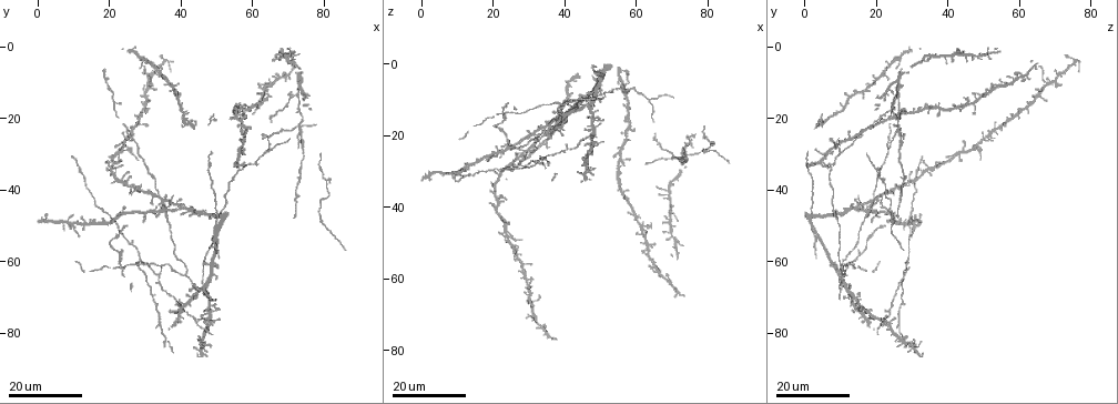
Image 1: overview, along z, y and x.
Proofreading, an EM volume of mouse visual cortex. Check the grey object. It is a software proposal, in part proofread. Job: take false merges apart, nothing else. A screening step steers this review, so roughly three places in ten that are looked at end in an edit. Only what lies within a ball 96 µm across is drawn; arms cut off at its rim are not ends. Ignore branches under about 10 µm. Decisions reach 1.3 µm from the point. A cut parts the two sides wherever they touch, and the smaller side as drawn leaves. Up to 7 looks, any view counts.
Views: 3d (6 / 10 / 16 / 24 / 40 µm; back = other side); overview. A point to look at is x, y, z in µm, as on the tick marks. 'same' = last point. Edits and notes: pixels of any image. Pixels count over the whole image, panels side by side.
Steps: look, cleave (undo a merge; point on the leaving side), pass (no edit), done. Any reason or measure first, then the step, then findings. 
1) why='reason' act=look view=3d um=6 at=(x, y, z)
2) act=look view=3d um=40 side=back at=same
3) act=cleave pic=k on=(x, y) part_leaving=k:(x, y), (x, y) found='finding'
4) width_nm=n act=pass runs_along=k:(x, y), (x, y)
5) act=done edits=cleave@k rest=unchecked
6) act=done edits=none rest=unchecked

why='two arms in line, one across' act=look view=3d um=16 at=(34.0, 42.0, 19.5)

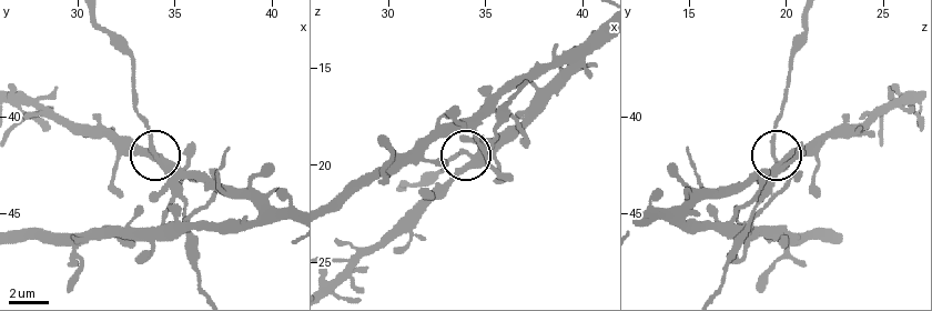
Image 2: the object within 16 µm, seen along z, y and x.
why='closer look' act=look view=3d um=10 at=(34.2, 42.3, 19.8)

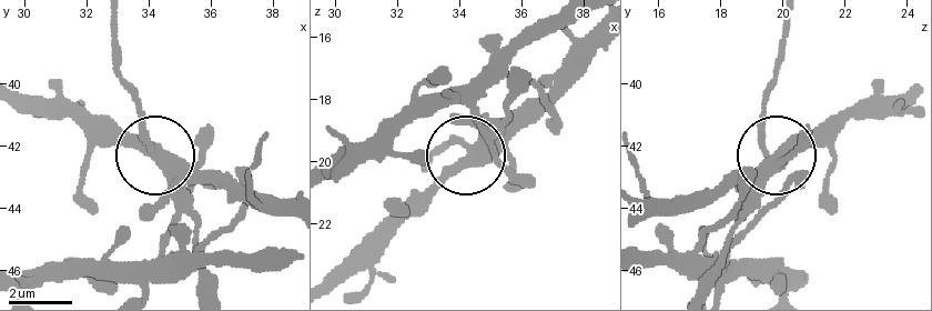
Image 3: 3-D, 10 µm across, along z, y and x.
width_nm=350 act=pass found='all the same neuron'

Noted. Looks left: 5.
why='three-way junction' act=look view=3d um=24 at=(42.0, 64.5, 11.5)

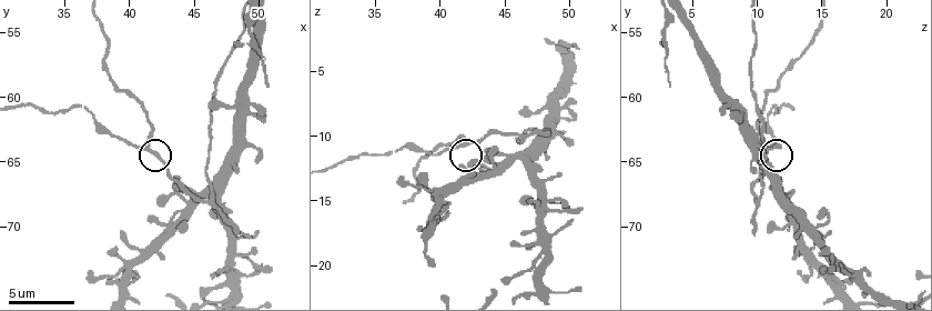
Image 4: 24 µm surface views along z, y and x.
why='zoom in' act=look view=3d um=10 at=(41.2, 63.8, 10.6)

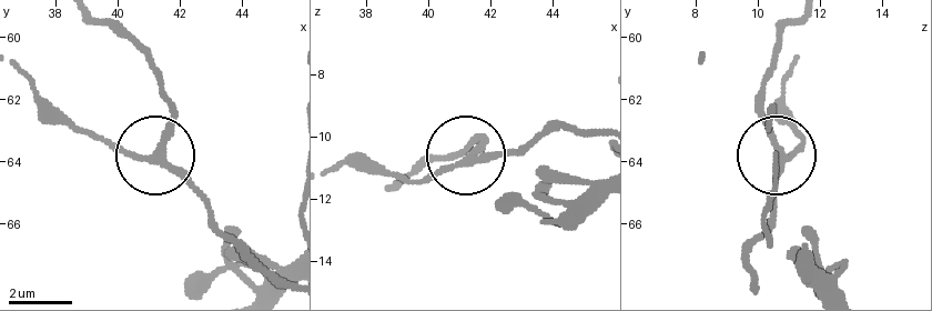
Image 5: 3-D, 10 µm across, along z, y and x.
act=look view=3d um=6 at=(41.3, 64.0, 10.8)

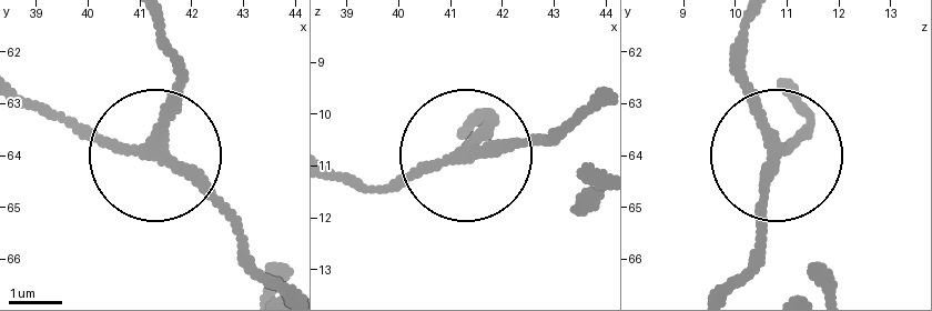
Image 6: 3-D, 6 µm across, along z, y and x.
arms=3 act=pass runs_along=6:(164, 40), (178, 76), (151, 151), (98, 147), (49, 107) found='continuous, no second neuron'

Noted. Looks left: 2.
why='a fork' act=look view=3d um=16 at=(56.5, 35.0, 6.5)

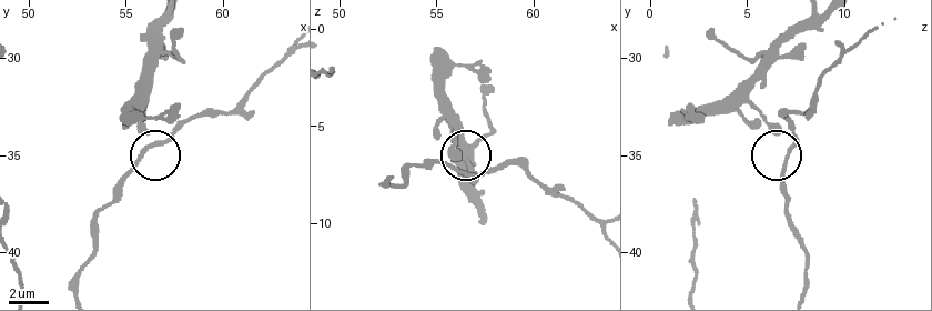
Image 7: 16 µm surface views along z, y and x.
act=look view=3d um=6 at=(56.0, 34.6, 7.1)

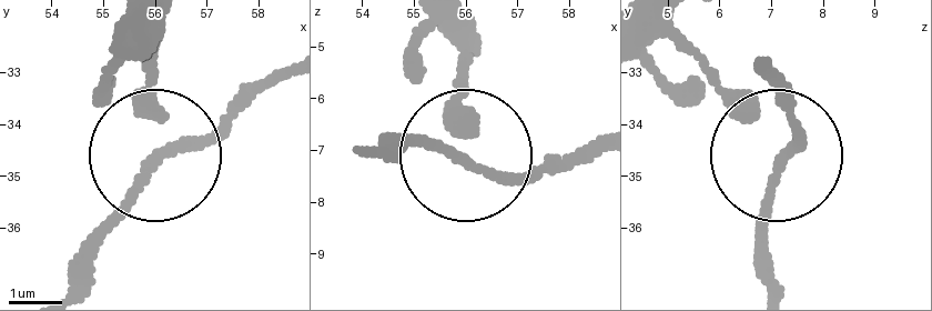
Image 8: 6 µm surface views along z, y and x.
arms=3 act=pass found='continuous, no second neuron'

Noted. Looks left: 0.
act=done edits=none rest=unchecked

